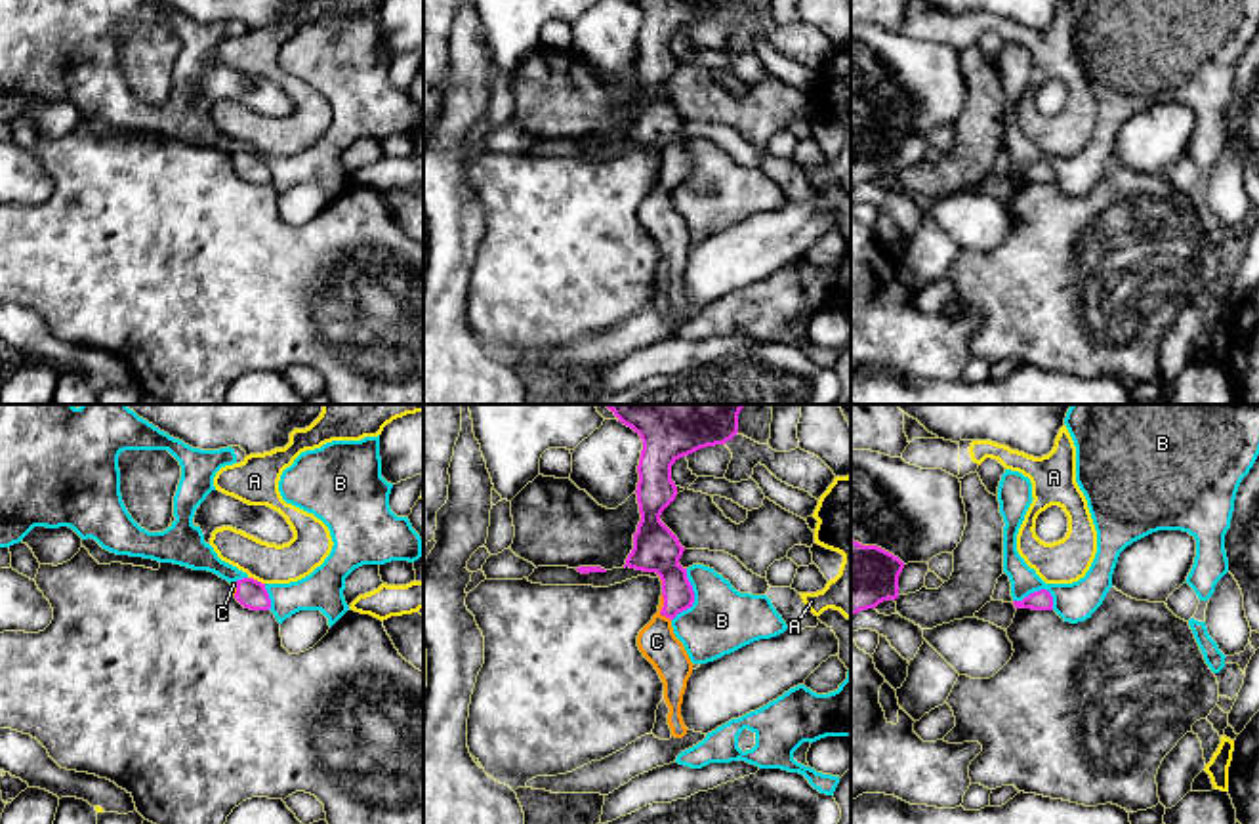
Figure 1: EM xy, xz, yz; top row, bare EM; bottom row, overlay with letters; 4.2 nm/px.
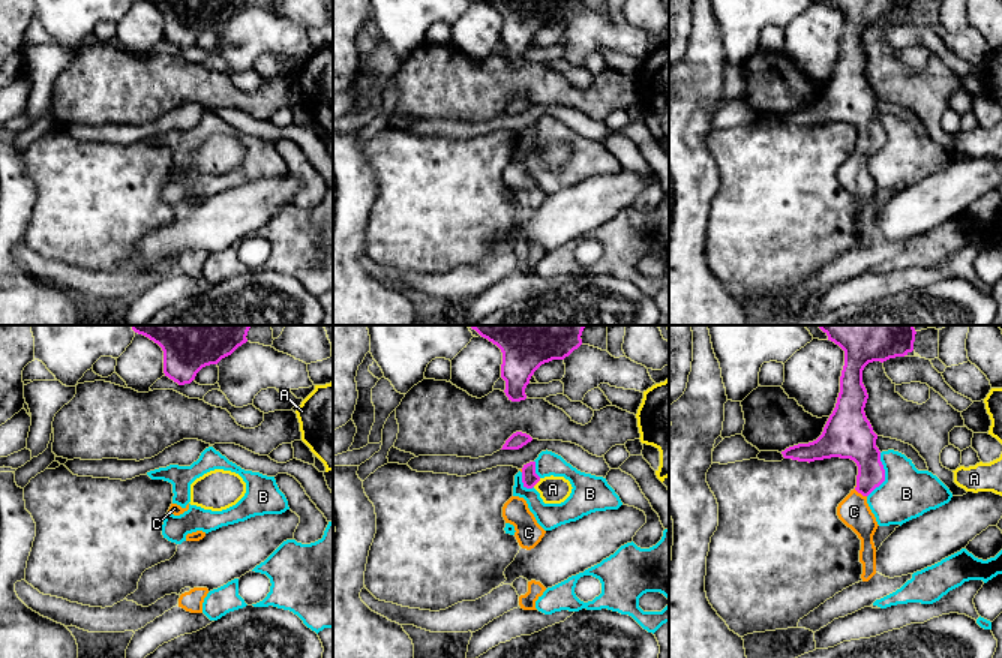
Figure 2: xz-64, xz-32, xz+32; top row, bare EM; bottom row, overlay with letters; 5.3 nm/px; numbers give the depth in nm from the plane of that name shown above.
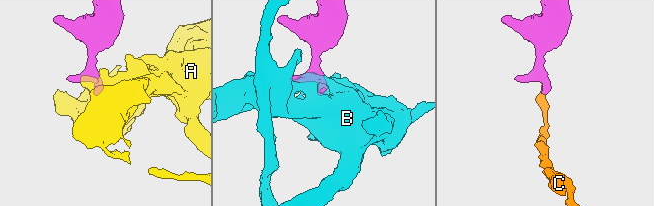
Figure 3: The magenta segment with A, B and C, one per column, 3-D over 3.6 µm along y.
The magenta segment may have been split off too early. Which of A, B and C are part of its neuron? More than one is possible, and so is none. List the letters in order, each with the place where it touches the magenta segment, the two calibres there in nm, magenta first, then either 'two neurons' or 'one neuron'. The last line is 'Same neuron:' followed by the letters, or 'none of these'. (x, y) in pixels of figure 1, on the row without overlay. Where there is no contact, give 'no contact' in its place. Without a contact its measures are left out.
A: meets magenta in xy at (256, 153); 120 nm thick on the magenta side, 170 nm on the other; two neurons
B: meets magenta in xz at (693, 170); 190 nm thick on the magenta side, 280 nm on the other; two neurons
C: meets magenta in xz at (662, 182); 190 nm thick on the magenta side, 160 nm on the other; one neuron
Same neuron: C

